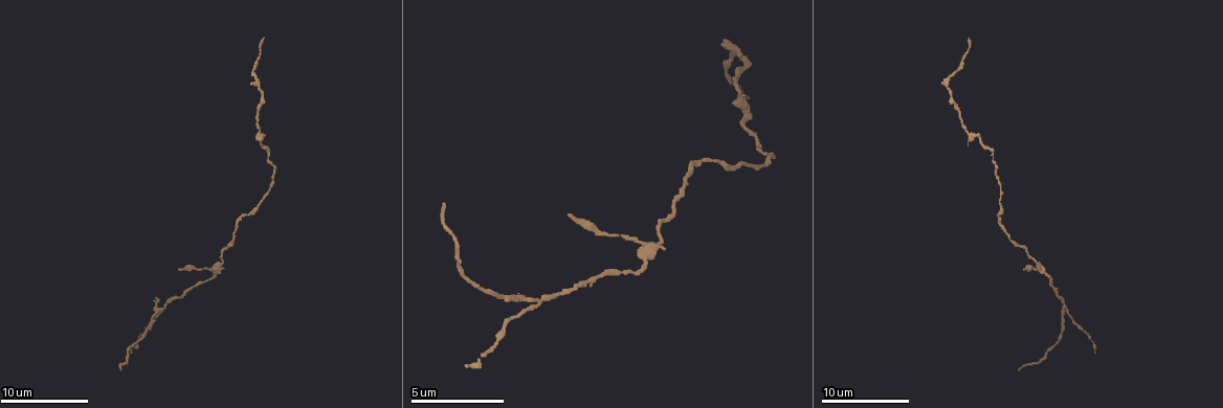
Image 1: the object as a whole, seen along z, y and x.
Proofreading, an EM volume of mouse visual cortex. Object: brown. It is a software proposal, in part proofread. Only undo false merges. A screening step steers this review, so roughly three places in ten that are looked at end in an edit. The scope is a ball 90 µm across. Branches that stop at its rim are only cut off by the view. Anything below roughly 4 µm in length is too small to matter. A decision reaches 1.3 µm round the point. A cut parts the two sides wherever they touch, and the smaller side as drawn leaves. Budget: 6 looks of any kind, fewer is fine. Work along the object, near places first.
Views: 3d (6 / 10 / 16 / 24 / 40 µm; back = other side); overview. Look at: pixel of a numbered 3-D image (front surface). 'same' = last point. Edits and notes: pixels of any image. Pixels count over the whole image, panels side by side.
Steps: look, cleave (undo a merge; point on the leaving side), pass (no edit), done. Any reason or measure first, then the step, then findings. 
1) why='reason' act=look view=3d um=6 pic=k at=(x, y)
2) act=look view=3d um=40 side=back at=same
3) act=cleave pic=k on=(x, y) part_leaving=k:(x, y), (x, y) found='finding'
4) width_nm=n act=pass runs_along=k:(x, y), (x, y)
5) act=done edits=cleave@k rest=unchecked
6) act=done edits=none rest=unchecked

why='thin neck' act=look view=3d um=10 pic=1 at=(262, 94)

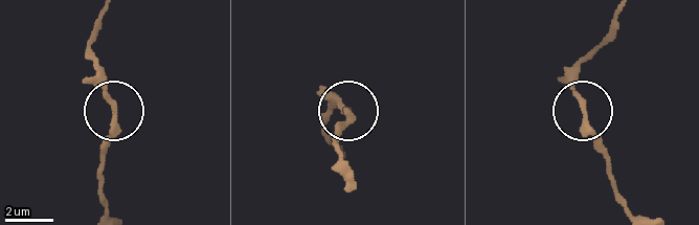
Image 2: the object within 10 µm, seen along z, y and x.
act=look view=3d um=10 side=back pic=2 at=(584, 113)

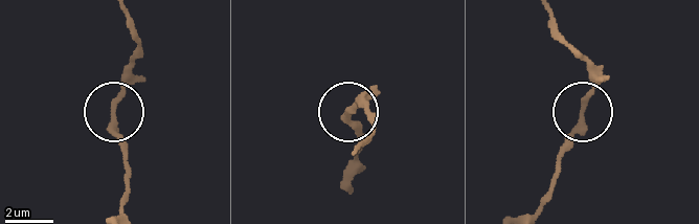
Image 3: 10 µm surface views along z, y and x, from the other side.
act=pass runs_along=3:(119, 208), (126, 149), (114, 125), (114, 107), (130, 66) found='all the same neuron'

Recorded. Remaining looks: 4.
why='looks like a crossing' act=look view=3d um=16 pic=1 at=(161, 312)

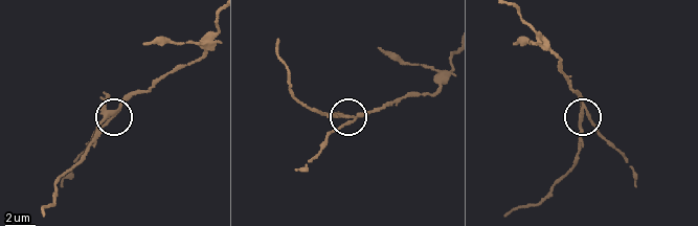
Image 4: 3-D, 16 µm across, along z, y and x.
act=look view=3d um=16 side=back pic=4 at=(347, 119)

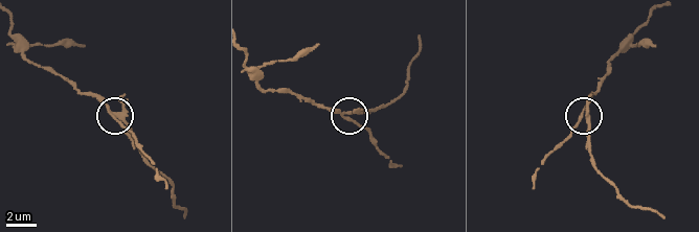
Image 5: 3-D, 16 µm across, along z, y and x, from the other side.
arms=4 act=cleave pic=5 on=(125, 95) part_leaving=5:(345, 112), (386, 107), (401, 93), (420, 35) found='a second neuron is stuck on'

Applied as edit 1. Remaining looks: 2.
why='looks like a crossing' act=look view=3d um=10 pic=1 at=(644, 249)

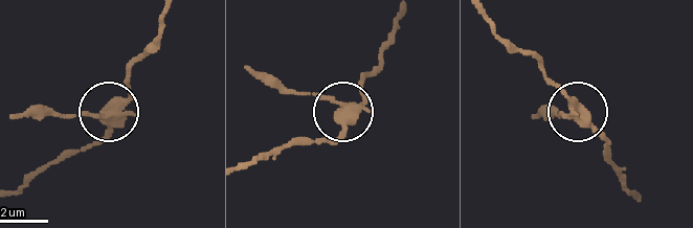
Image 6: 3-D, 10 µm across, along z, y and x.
why='other side' act=look view=3d um=10 side=back pic=6 at=(105, 115)

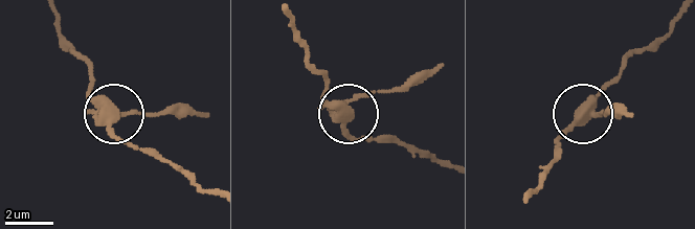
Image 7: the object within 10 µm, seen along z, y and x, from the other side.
arms=5 act=cleave pic=7 on=(134, 113) part_leaving=7:(336, 108), (424, 82), (440, 68) found='a second neuron is stuck on'

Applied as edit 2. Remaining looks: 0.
act=done edits=cleave@5,cleave@7 rest=unchecked

